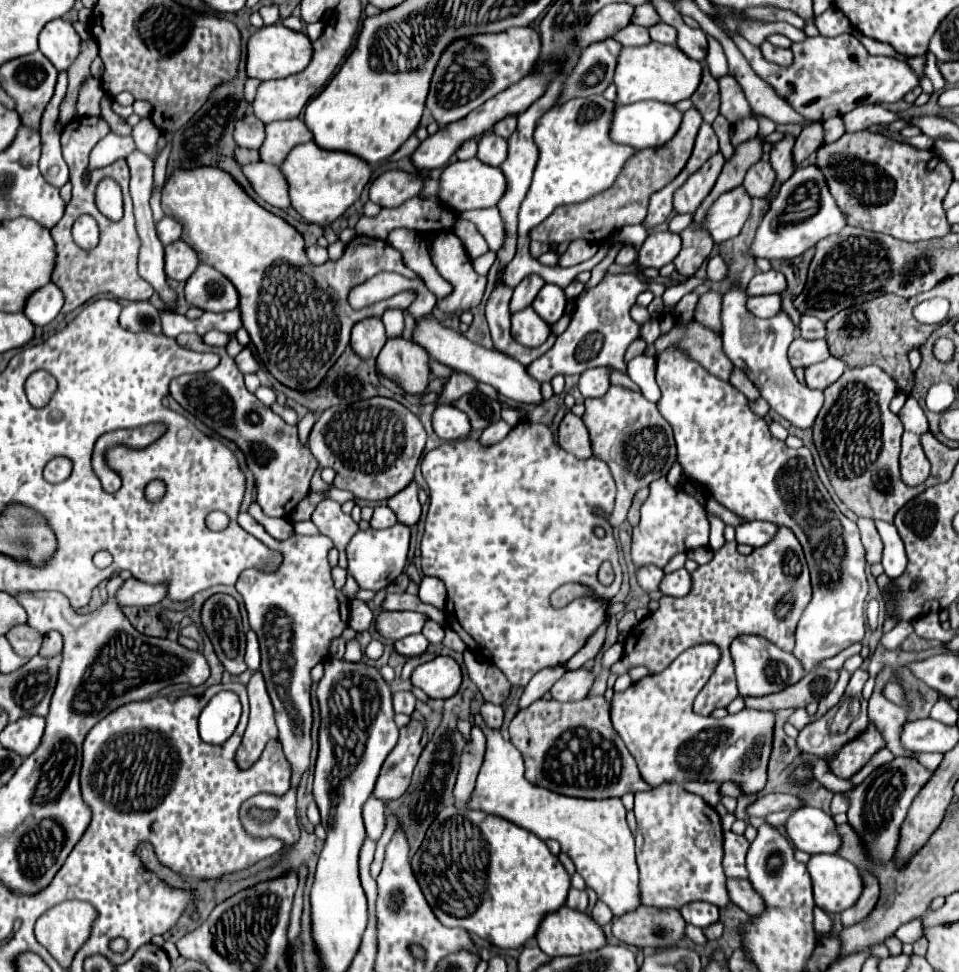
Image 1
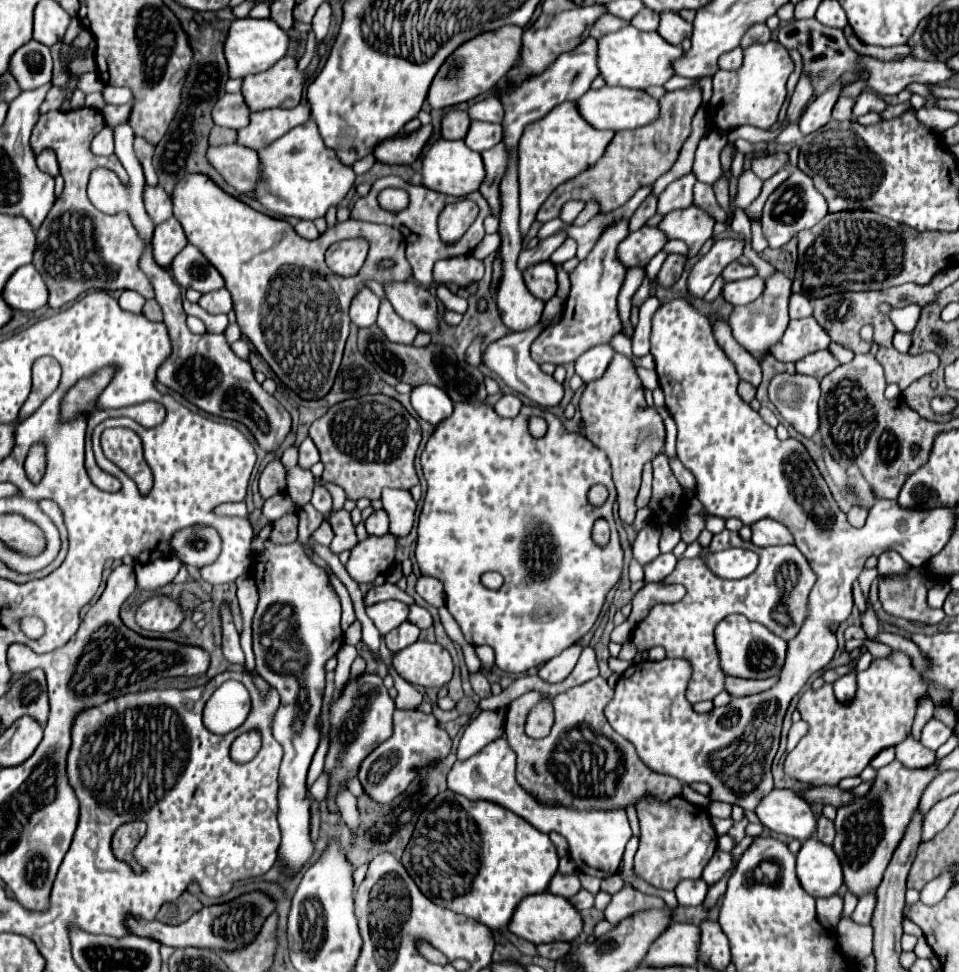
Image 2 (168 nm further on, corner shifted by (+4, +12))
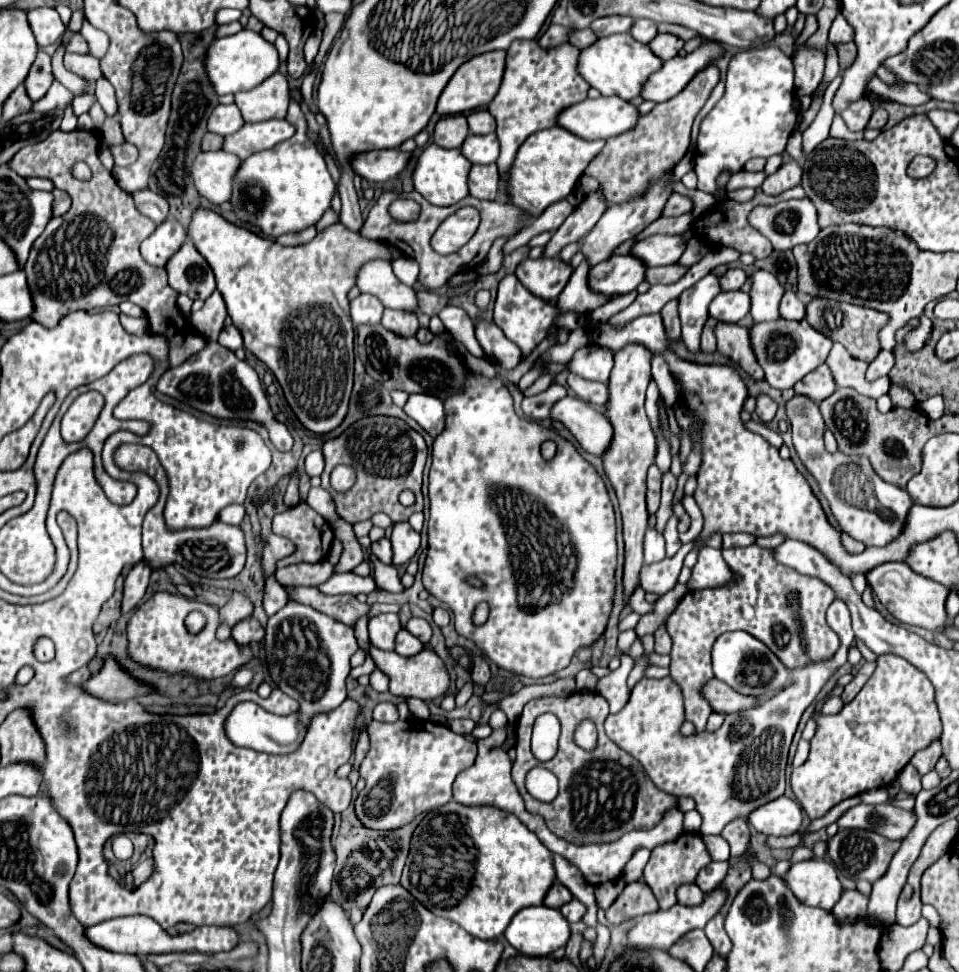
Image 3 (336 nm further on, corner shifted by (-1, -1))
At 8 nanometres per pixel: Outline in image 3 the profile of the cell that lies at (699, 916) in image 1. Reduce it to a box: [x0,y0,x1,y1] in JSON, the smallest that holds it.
[677,884,705,906]

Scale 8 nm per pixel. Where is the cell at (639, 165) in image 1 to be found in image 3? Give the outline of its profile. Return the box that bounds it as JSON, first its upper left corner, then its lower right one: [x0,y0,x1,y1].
[585,64,719,204]

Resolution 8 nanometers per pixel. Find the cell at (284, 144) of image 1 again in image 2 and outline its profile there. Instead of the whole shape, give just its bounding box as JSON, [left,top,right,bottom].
[238,105,310,149]

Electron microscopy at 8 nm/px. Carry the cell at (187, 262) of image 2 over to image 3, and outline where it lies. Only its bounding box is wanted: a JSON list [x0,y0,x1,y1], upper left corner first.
[165,238,215,300]

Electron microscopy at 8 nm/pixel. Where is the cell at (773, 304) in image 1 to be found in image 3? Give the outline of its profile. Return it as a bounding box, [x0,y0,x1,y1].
[709,292,751,322]

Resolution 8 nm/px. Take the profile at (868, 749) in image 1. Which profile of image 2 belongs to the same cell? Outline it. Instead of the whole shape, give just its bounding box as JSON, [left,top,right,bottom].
[784,651,926,785]

